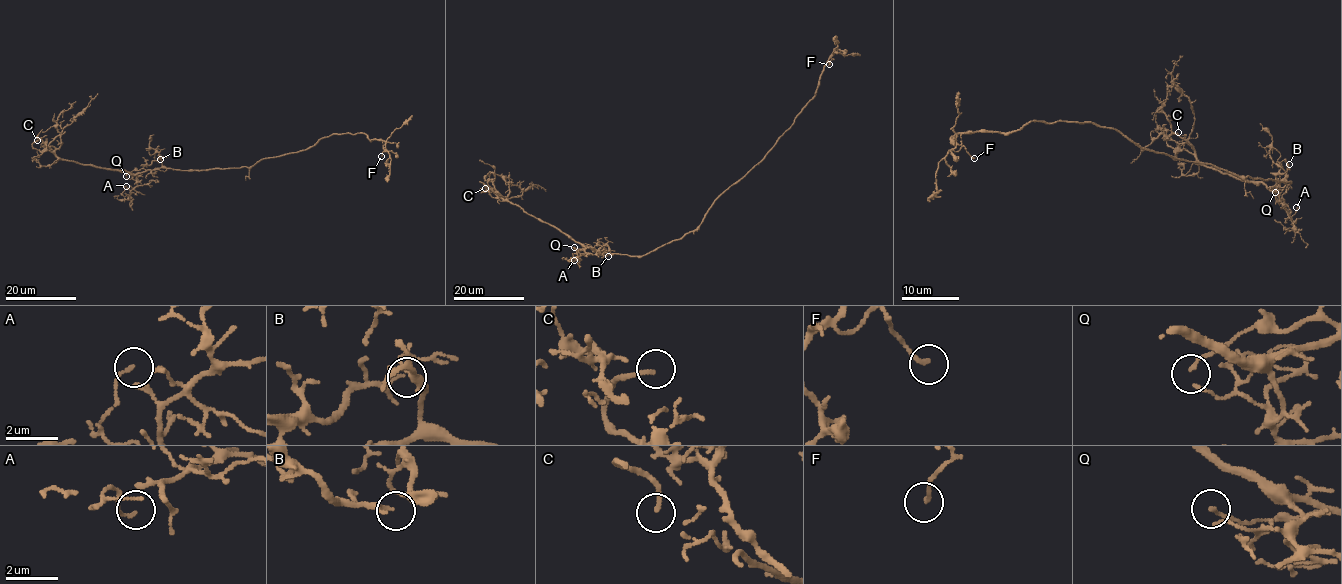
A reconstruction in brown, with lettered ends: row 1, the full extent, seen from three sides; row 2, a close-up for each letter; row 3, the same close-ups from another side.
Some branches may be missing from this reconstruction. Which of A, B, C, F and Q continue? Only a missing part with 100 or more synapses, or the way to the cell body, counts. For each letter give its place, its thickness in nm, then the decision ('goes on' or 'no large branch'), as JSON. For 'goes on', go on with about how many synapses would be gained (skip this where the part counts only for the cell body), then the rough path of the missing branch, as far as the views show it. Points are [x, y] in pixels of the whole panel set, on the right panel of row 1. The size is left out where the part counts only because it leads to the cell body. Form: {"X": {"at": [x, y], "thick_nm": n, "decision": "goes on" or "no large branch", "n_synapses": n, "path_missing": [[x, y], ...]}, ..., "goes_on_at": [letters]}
{"A": {"at": [1296, 207], "thick_nm": 120, "decision": "no large branch"}, "B": {"at": [1289, 164], "thick_nm": 90, "decision": "no large branch"}, "C": {"at": [1178, 132], "thick_nm": 160, "decision": "goes on", "path_missing": [[1178, 132], [1188, 134], [1211, 158], [1221, 183]]}, "F": {"at": [974, 158], "thick_nm": 160, "decision": "no large branch"}, "Q": {"at": [1275, 192], "thick_nm": 120, "decision": "no large branch"}, "goes_on_at": ["C"]}

